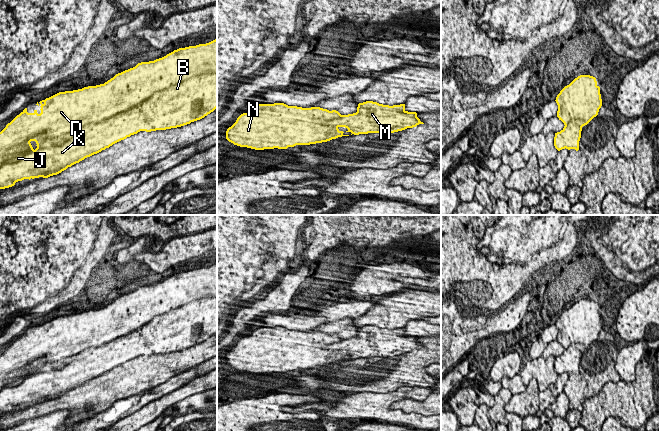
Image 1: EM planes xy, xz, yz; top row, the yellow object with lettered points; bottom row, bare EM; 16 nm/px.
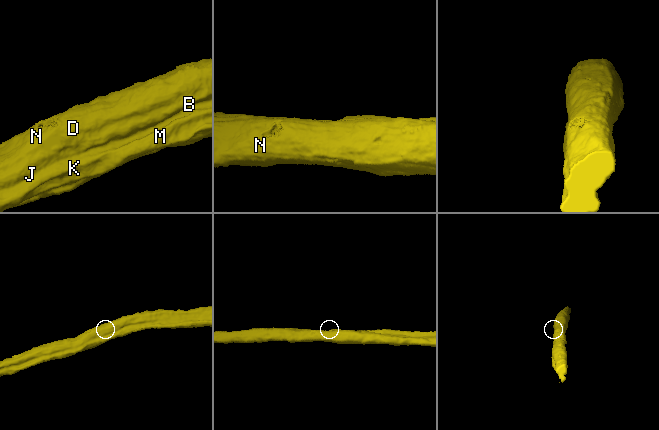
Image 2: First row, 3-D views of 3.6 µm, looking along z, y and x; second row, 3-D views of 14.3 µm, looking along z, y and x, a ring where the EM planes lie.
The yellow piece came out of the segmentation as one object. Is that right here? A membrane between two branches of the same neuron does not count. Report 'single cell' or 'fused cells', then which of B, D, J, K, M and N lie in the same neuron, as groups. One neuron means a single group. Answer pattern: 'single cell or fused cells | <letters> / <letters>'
fused cells | B K M / D J N

